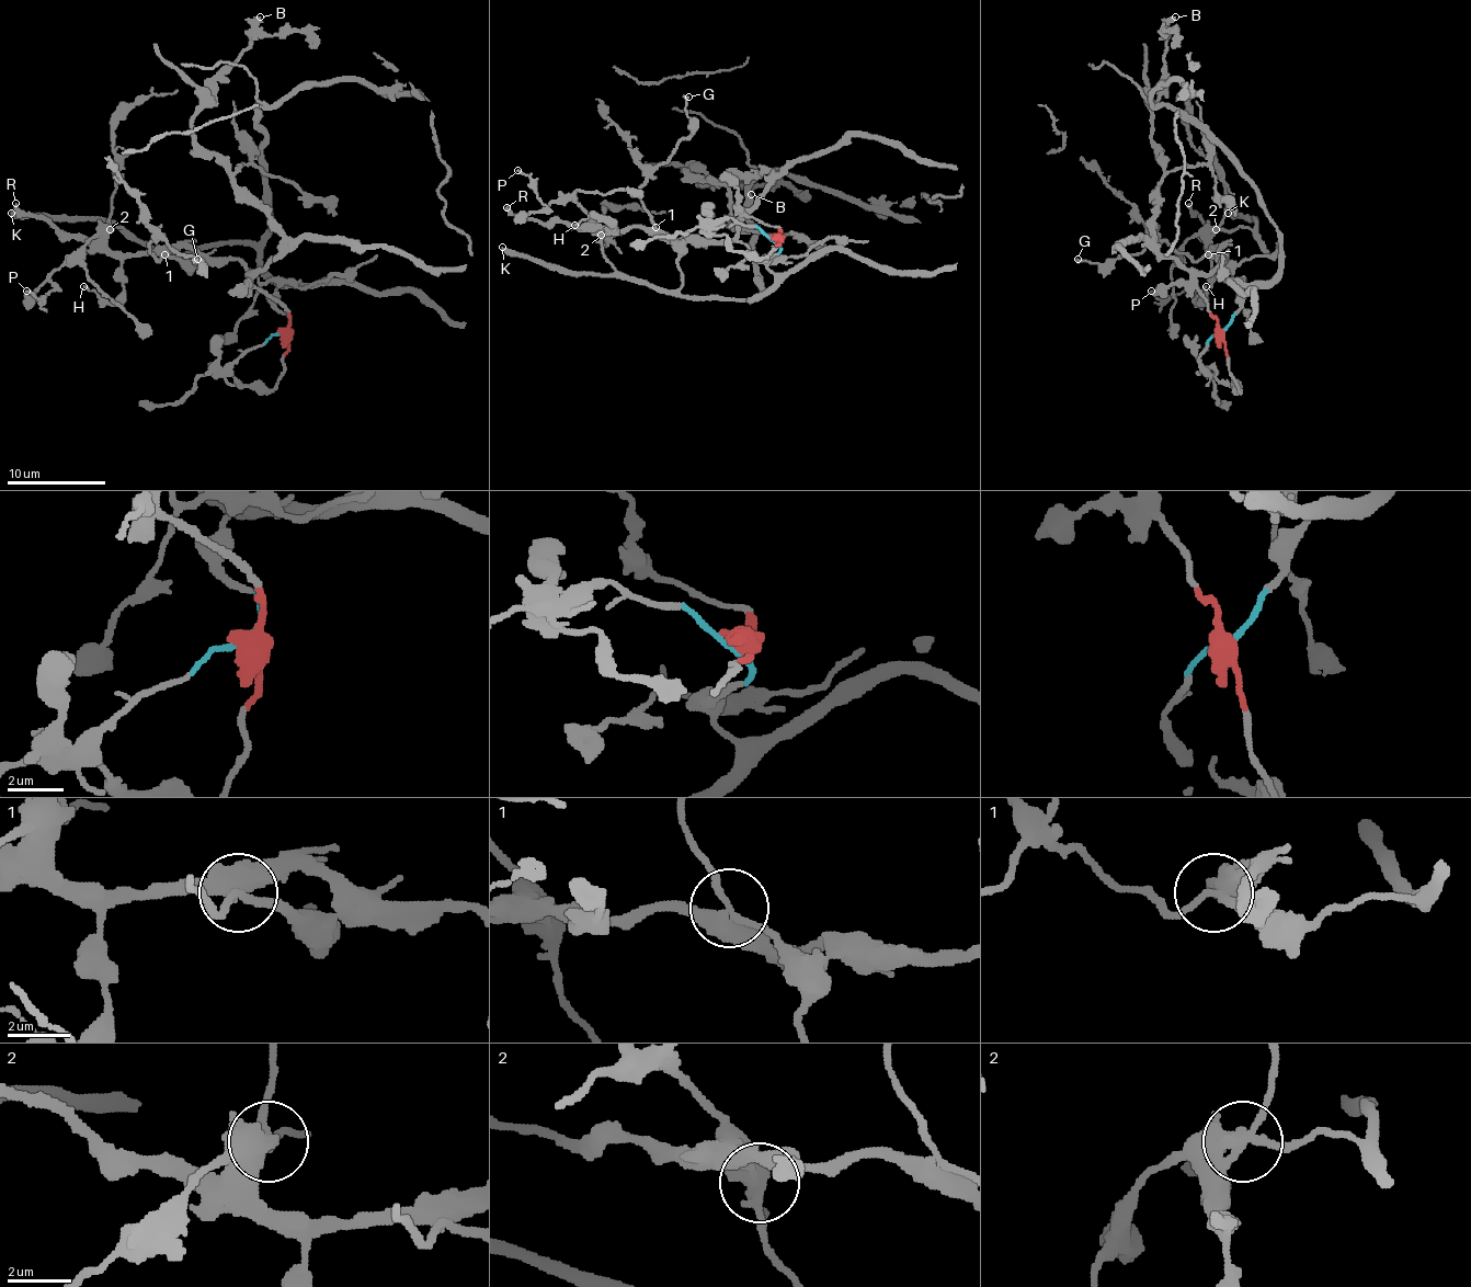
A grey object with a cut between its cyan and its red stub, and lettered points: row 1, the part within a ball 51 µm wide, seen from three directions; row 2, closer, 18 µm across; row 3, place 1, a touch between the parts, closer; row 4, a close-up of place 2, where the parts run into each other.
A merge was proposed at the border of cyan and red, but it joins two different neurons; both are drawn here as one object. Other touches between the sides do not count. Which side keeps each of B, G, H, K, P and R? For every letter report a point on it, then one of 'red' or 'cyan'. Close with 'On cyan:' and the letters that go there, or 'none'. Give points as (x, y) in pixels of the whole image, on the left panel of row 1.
B: (260, 16) | red
G: (197, 259) | cyan
H: (83, 286) | red
K: (11, 213) | cyan
P: (26, 291) | cyan
R: (15, 203) | red
On cyan: G, K, P

